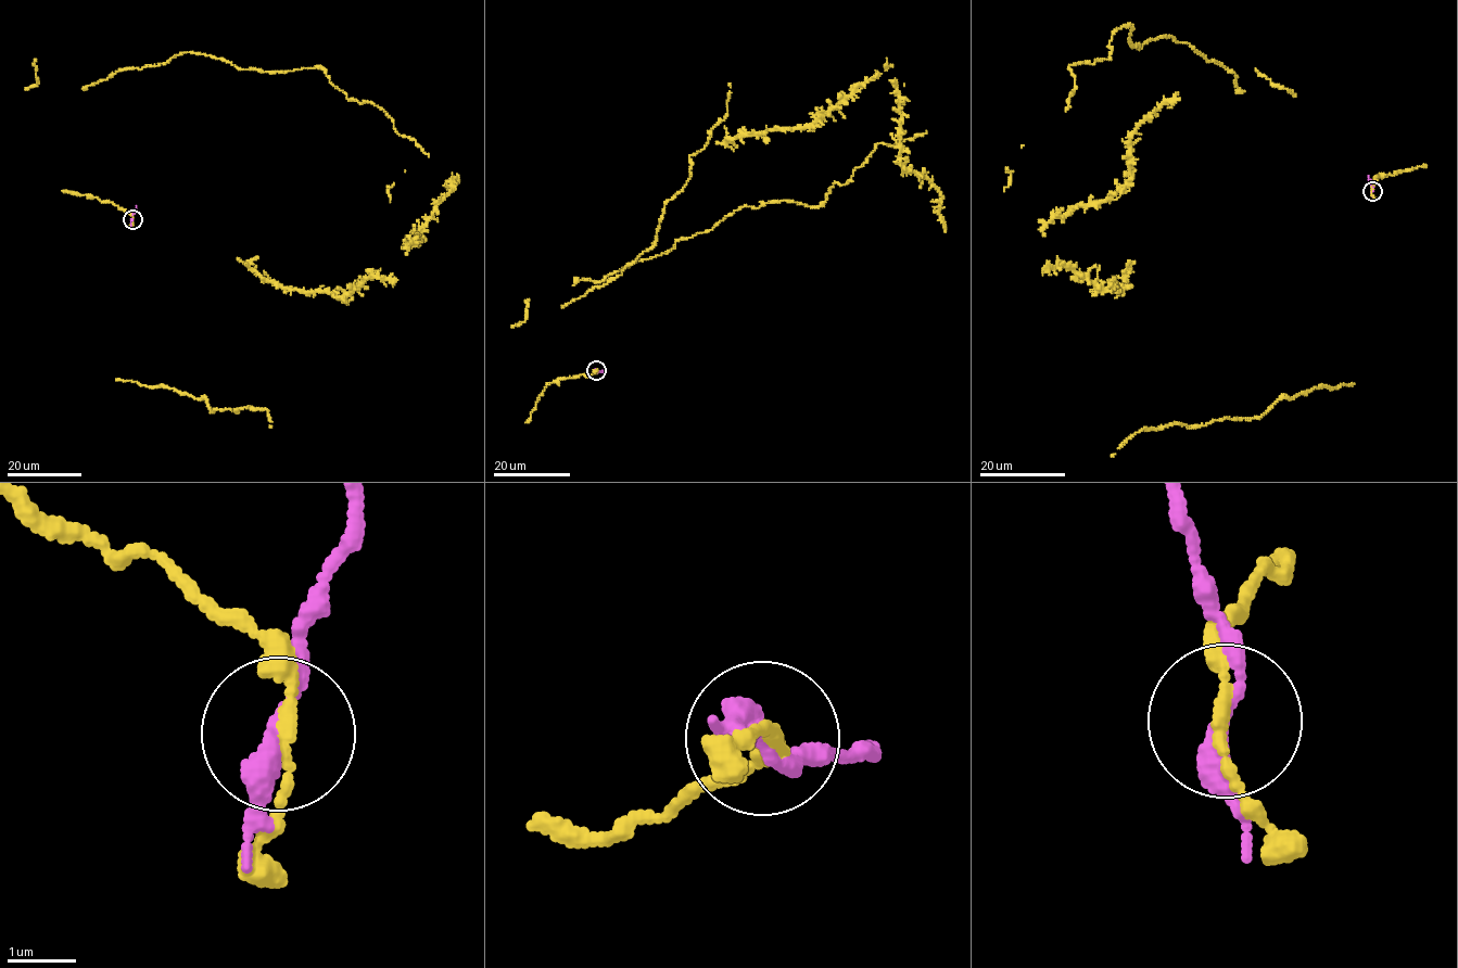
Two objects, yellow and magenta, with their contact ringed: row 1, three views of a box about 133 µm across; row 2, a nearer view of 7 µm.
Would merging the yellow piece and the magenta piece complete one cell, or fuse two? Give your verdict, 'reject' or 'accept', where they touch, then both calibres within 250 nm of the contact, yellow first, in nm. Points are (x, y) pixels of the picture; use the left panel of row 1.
reject; at (132, 219); 160 nm thick on the yellow side, 280 nm on the other

